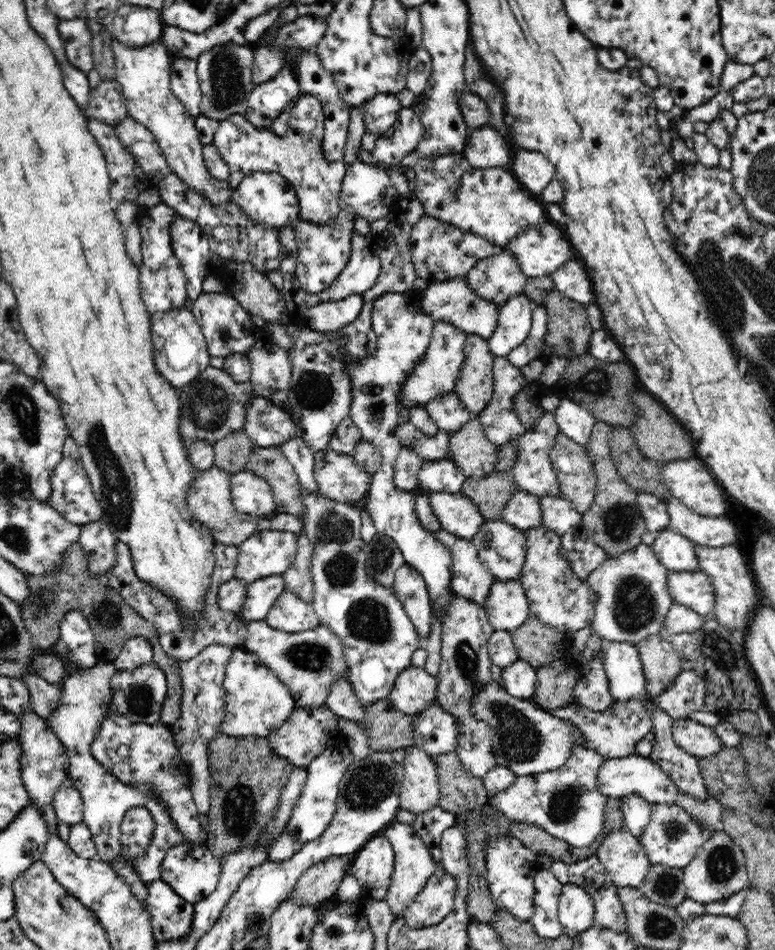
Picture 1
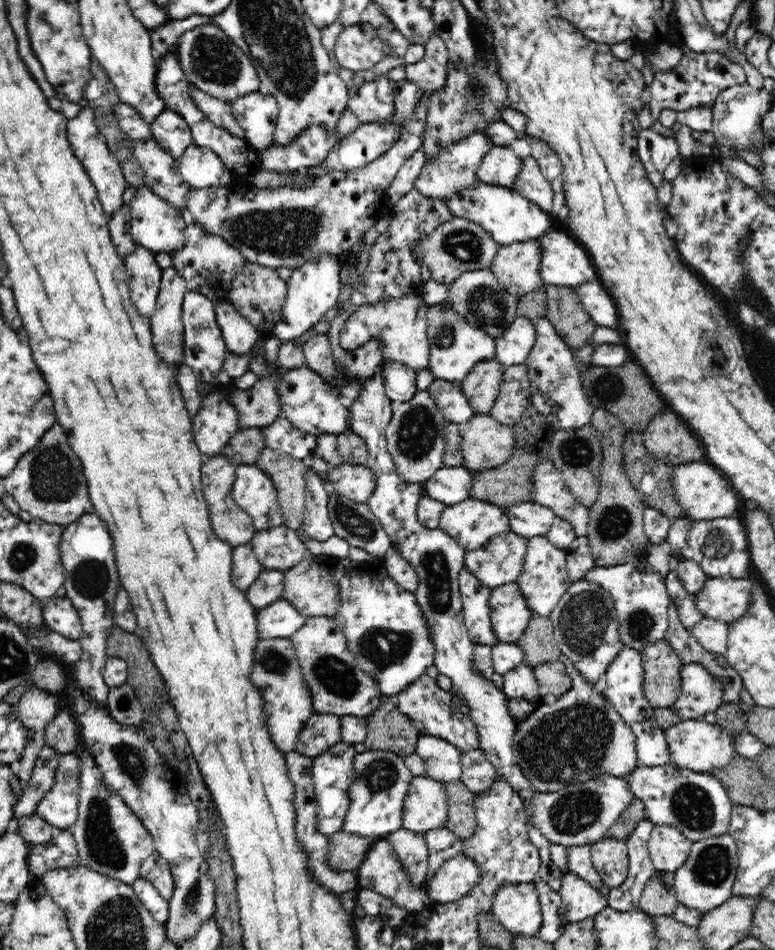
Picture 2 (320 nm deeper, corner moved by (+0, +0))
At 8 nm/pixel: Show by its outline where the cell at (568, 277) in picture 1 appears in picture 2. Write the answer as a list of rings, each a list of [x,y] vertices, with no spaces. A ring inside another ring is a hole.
[[[599,281],[587,282],[574,288],[583,308],[597,327],[619,330],[620,318],[614,299]]]

